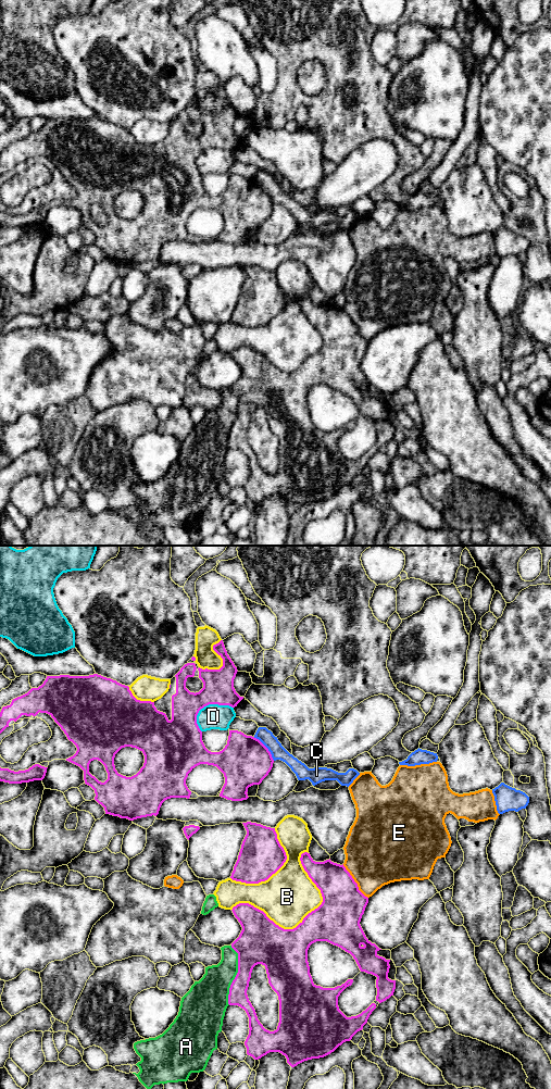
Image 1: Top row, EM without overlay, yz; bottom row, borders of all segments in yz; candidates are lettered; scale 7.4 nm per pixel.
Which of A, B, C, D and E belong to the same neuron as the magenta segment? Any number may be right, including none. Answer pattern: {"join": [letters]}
{"join": []}

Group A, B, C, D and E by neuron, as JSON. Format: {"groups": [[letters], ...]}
{"groups": [["A"], ["B"], ["C"], ["D"], ["E"]]}

